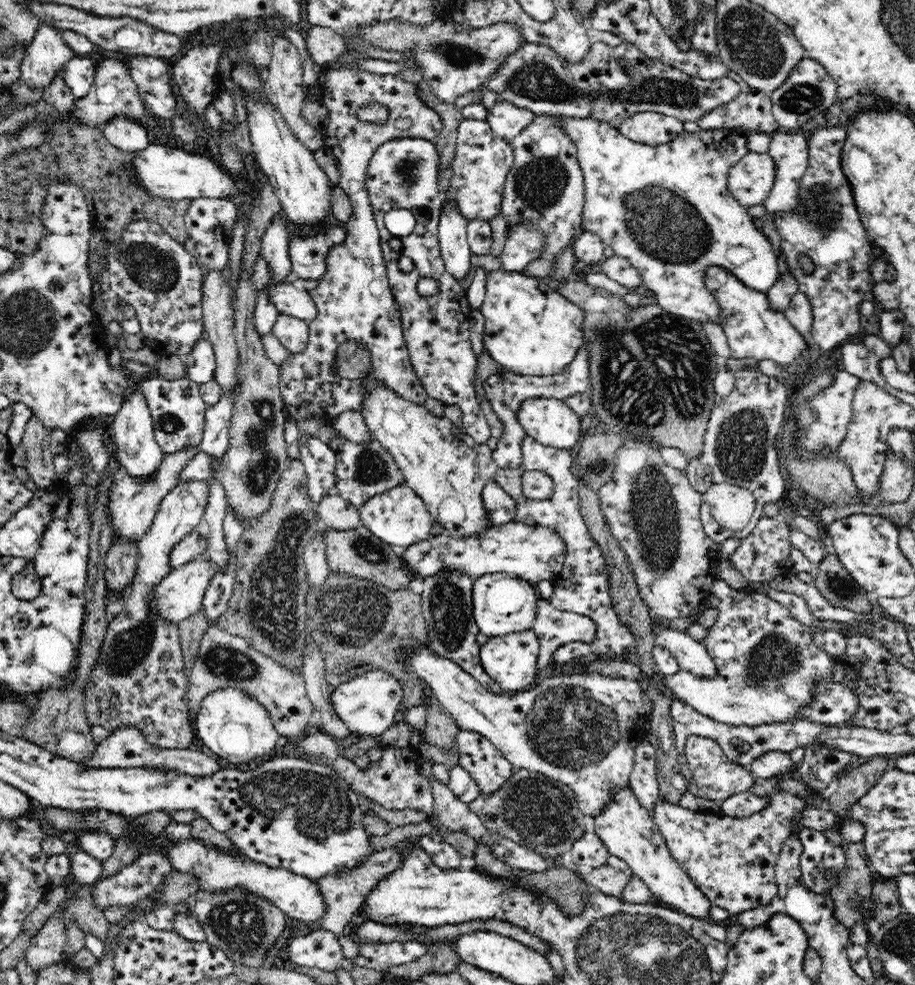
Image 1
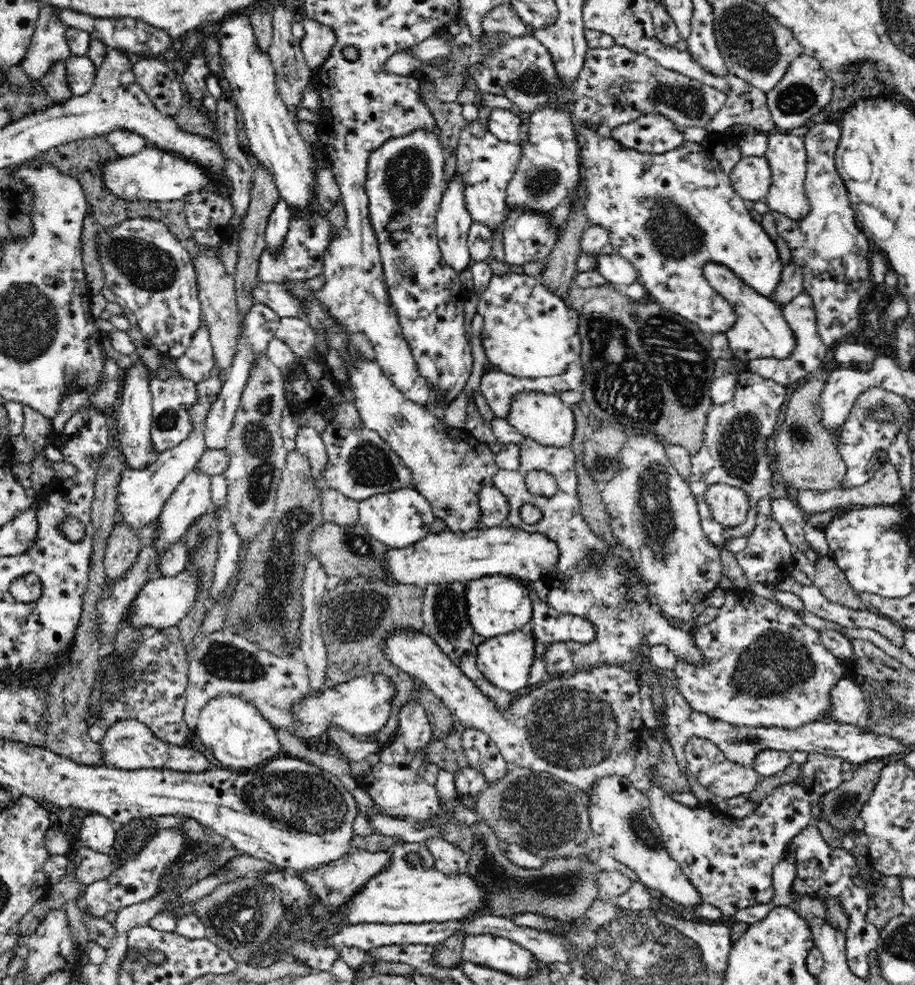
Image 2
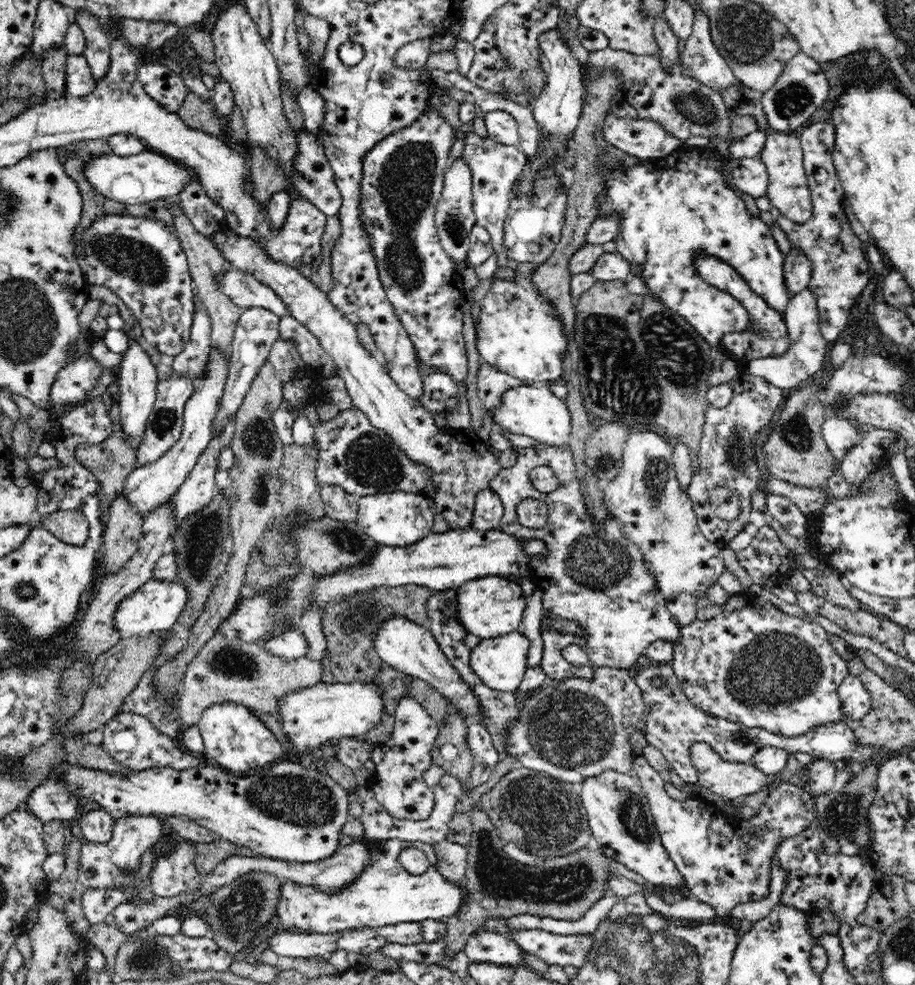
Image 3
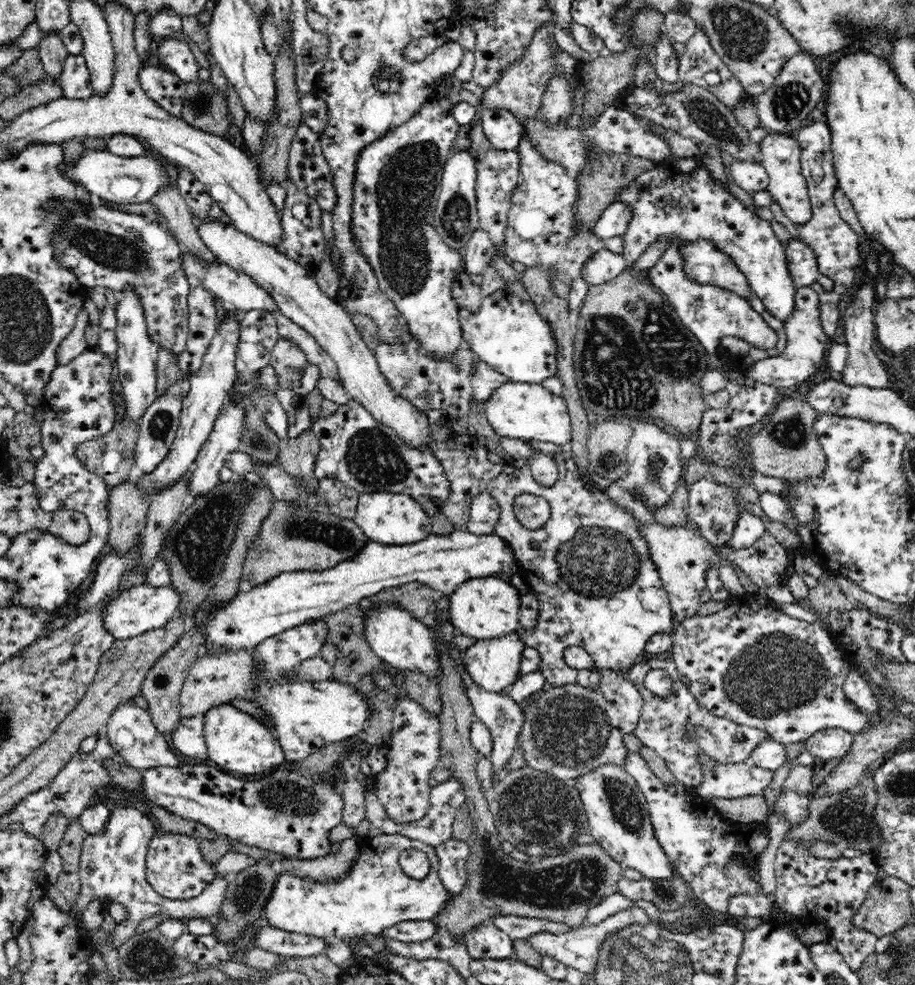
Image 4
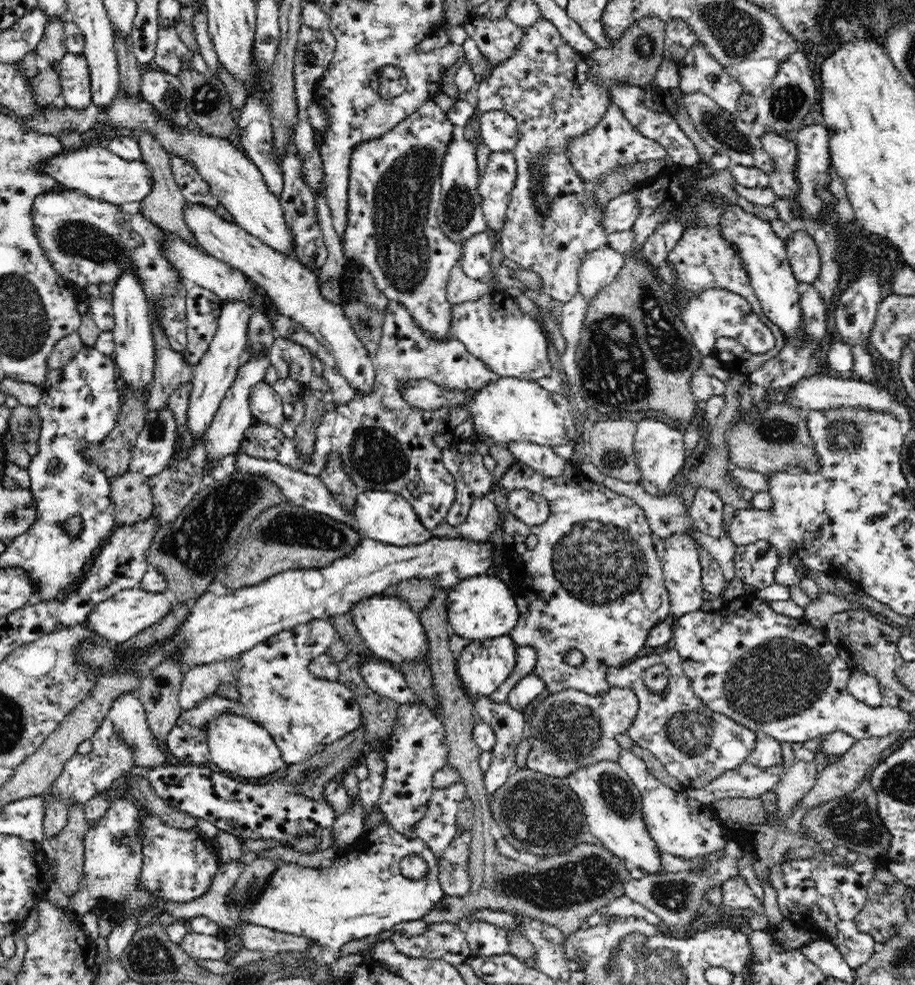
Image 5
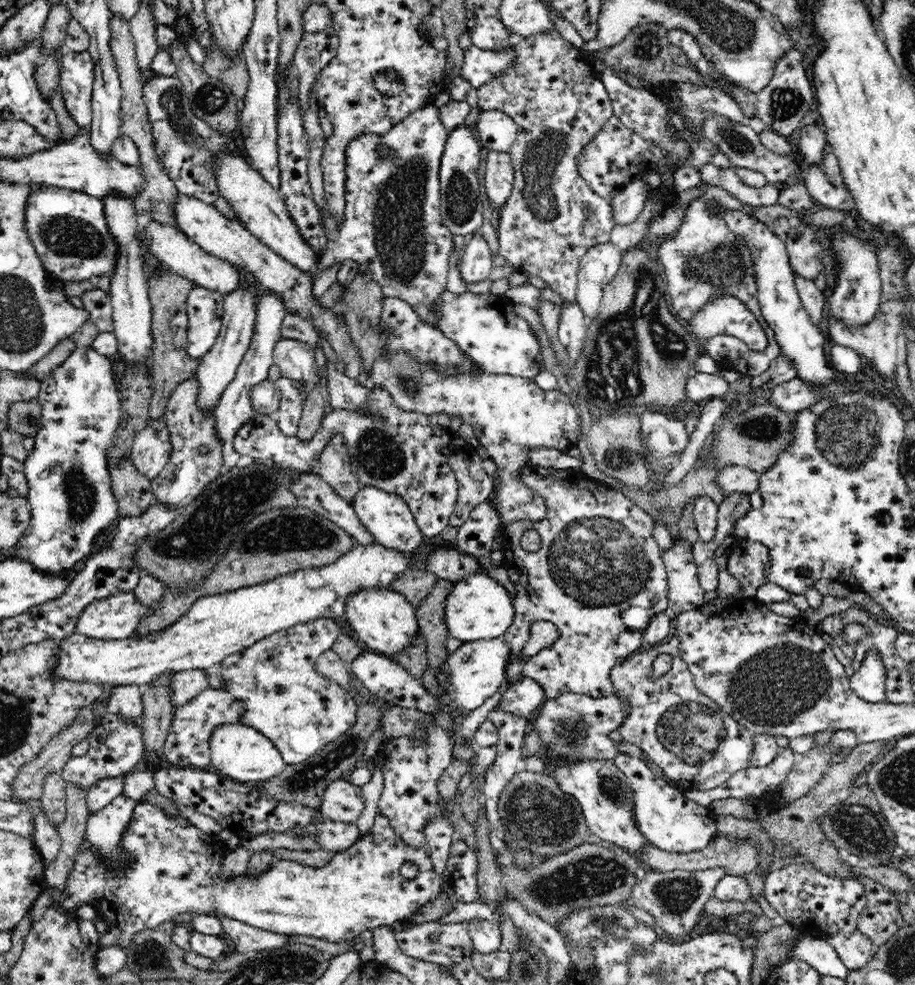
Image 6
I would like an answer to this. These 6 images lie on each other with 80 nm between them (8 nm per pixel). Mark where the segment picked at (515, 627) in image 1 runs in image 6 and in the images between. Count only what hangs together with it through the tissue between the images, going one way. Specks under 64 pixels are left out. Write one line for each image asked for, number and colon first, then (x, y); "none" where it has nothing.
2: (496, 605)
3: (489, 607)
4: (487, 607)
5: (481, 607)
6: (478, 607)

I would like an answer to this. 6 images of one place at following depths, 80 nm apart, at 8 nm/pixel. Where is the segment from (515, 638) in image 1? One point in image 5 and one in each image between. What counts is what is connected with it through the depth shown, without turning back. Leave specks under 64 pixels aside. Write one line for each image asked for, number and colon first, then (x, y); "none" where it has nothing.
2: (506, 660)
3: (501, 662)
4: (493, 663)
5: (483, 665)

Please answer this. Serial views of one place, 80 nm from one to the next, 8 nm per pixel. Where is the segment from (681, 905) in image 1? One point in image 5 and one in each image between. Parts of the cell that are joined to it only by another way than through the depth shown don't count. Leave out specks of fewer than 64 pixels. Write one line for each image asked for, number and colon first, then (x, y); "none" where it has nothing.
2: (621, 821)
3: (619, 816)
4: (619, 820)
5: (612, 804)

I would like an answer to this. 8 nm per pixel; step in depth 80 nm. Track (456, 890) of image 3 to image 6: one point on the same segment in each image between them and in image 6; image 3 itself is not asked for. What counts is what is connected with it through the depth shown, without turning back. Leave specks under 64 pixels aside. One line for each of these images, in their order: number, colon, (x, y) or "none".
4: (374, 894)
5: (363, 892)
6: (175, 867)

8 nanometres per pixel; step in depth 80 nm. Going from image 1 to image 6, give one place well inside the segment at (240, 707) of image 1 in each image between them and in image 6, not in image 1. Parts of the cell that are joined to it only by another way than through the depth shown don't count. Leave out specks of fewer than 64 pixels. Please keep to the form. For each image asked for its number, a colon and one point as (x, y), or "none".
2: (232, 730)
3: (233, 736)
4: (237, 742)
5: (239, 747)
6: (238, 751)

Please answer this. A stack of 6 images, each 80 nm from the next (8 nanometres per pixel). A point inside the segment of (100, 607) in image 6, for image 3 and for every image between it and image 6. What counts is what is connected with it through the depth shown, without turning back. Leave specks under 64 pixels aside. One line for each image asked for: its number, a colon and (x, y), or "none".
3: (156, 605)
4: (143, 608)
5: (120, 617)

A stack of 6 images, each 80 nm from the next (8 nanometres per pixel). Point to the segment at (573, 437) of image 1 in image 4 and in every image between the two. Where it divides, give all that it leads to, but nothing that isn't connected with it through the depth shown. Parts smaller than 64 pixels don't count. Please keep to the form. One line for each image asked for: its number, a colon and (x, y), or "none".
2: (545, 418)
3: (534, 410)
4: (527, 411)

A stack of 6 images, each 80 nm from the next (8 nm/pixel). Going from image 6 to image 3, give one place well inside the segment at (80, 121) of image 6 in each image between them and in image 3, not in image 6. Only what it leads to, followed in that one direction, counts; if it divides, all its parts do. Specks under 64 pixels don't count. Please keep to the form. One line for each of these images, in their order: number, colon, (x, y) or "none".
3: (79, 80)
4: (75, 82)
5: (75, 80)

